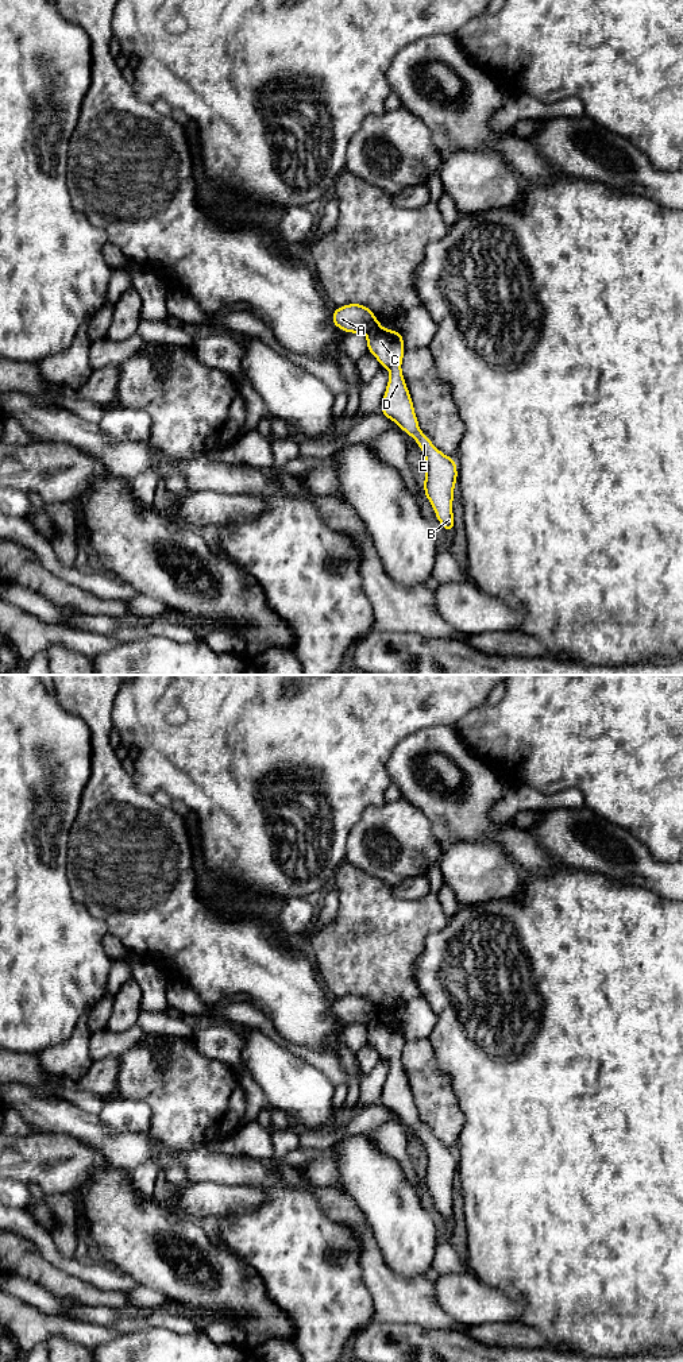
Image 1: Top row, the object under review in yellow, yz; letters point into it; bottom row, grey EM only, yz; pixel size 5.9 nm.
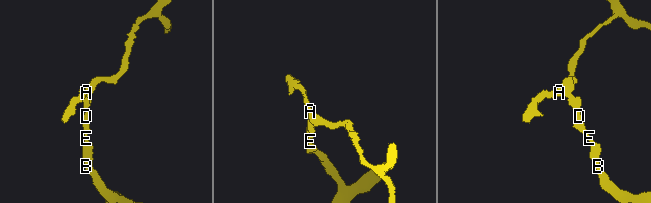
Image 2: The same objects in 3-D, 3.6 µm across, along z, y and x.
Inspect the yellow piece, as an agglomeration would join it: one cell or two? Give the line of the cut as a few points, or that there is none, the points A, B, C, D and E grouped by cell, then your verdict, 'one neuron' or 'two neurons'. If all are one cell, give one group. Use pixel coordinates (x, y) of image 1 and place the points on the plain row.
cut yz (378, 1014), (366, 1023); groups A / B C D E; two neurons

